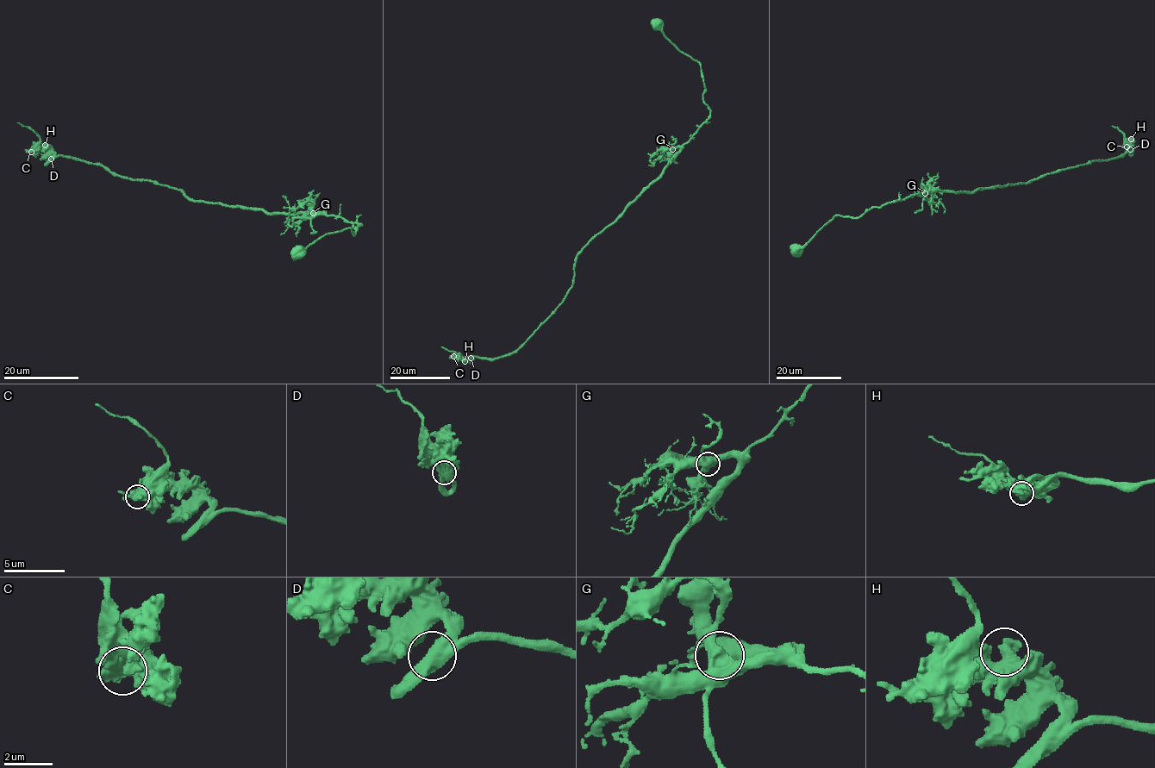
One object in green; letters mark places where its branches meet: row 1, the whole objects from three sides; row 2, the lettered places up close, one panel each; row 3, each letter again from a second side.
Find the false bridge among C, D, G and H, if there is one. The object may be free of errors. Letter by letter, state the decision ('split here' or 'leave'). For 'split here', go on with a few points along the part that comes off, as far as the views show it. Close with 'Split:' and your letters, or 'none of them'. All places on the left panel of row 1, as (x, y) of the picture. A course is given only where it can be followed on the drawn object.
C: leave
D: leave
G: leave
H: leave
Split: none of them

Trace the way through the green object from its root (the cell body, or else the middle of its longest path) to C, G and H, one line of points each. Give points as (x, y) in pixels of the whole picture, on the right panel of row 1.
C: (797, 250), (834, 215), (858, 217), (926, 191), (1027, 183), (1116, 159), (1126, 146)
G: (797, 250), (834, 215), (858, 217), (873, 207), (925, 193)
H: (797, 250), (834, 215), (858, 217), (926, 191), (973, 193), (1027, 183), (1120, 157), (1133, 147), (1131, 139)

